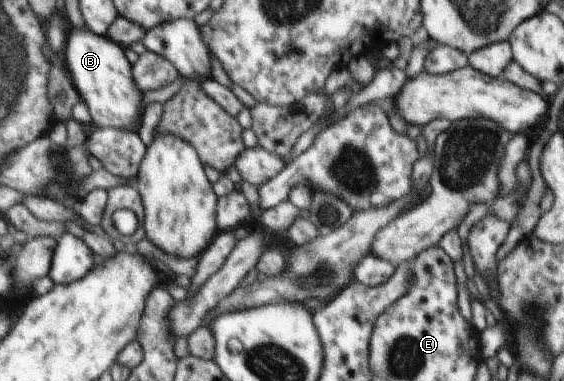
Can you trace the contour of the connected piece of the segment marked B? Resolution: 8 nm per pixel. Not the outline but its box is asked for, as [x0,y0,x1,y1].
[60,26,144,133]

